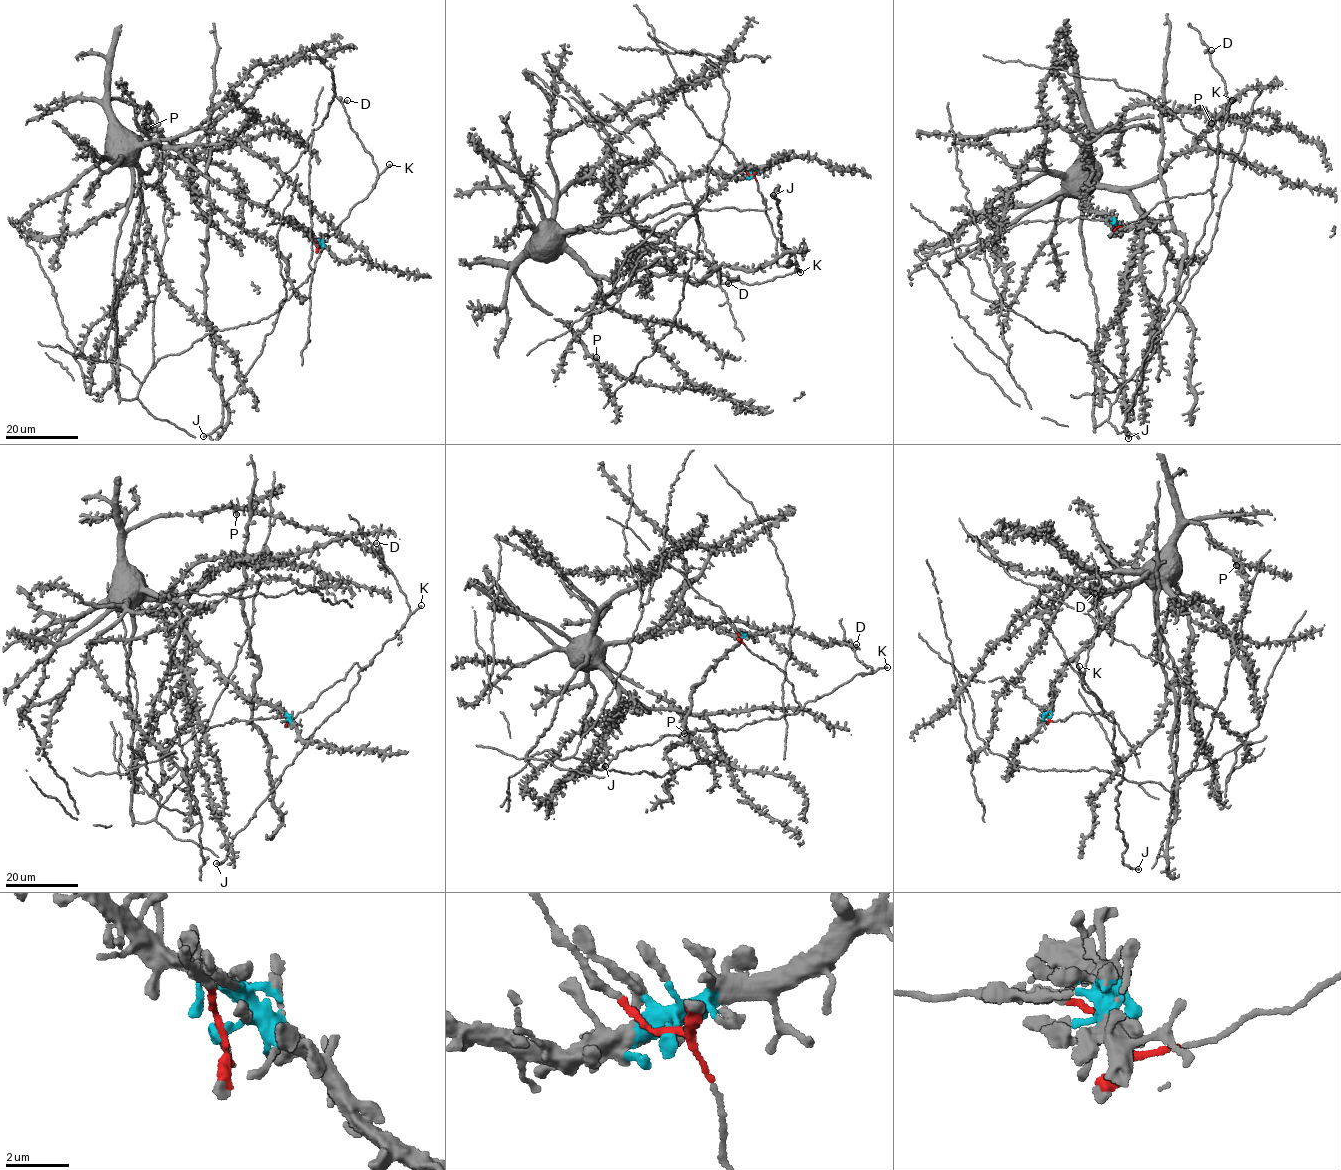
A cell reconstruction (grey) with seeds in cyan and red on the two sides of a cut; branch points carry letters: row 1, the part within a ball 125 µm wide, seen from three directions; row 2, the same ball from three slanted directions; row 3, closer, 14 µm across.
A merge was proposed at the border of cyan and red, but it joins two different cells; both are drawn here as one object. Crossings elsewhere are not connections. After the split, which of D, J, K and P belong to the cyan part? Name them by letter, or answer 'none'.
P

